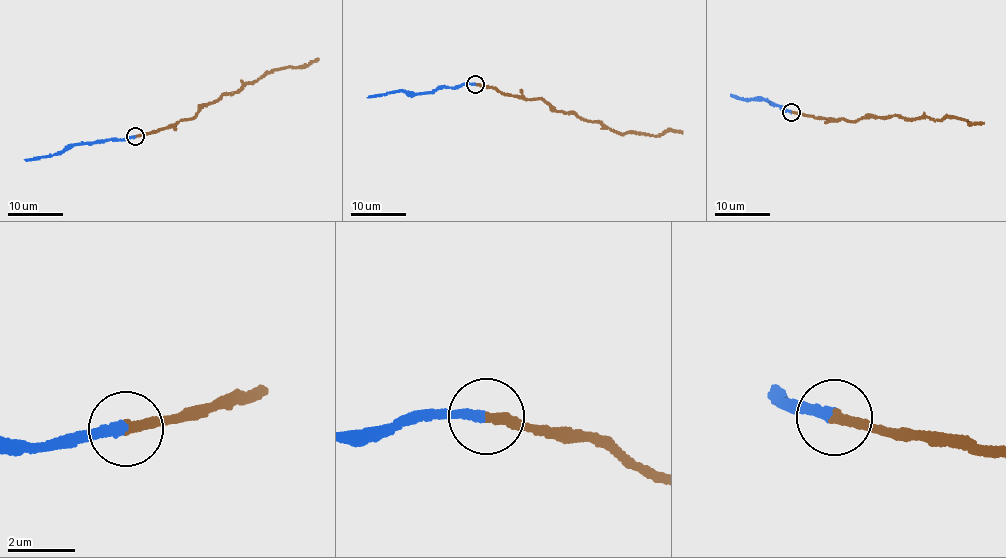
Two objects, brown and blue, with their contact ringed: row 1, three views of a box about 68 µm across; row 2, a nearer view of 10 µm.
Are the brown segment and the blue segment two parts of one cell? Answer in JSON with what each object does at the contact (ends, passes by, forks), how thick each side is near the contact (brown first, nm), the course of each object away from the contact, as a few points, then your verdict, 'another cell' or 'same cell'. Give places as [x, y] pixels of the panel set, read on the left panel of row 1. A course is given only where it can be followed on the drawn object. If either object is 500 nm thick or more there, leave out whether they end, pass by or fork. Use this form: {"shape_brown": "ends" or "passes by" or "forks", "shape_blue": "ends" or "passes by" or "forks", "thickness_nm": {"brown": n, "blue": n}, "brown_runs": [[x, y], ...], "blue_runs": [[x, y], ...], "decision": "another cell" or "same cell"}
{"shape_brown": "ends", "shape_blue": "ends", "thickness_nm": {"brown": 300, "blue": 320}, "brown_runs": [[135, 137], [194, 119], [203, 105], [239, 92], [245, 84], [274, 70], [311, 64], [317, 58]], "blue_runs": [[135, 137], [65, 146], [61, 152], [24, 159]], "decision": "same cell"}

